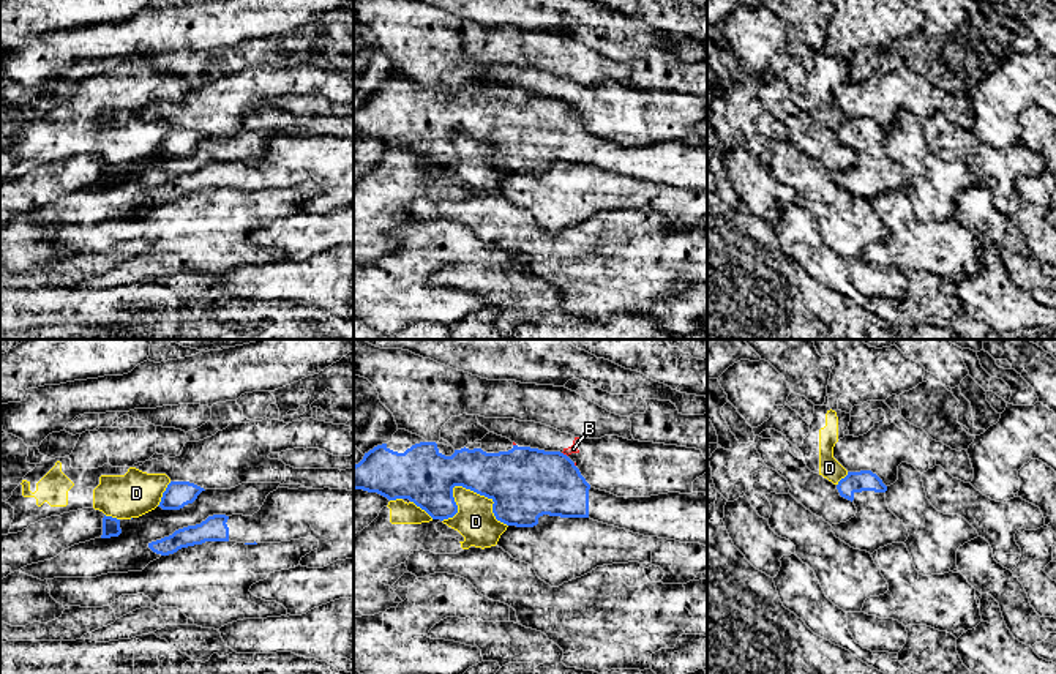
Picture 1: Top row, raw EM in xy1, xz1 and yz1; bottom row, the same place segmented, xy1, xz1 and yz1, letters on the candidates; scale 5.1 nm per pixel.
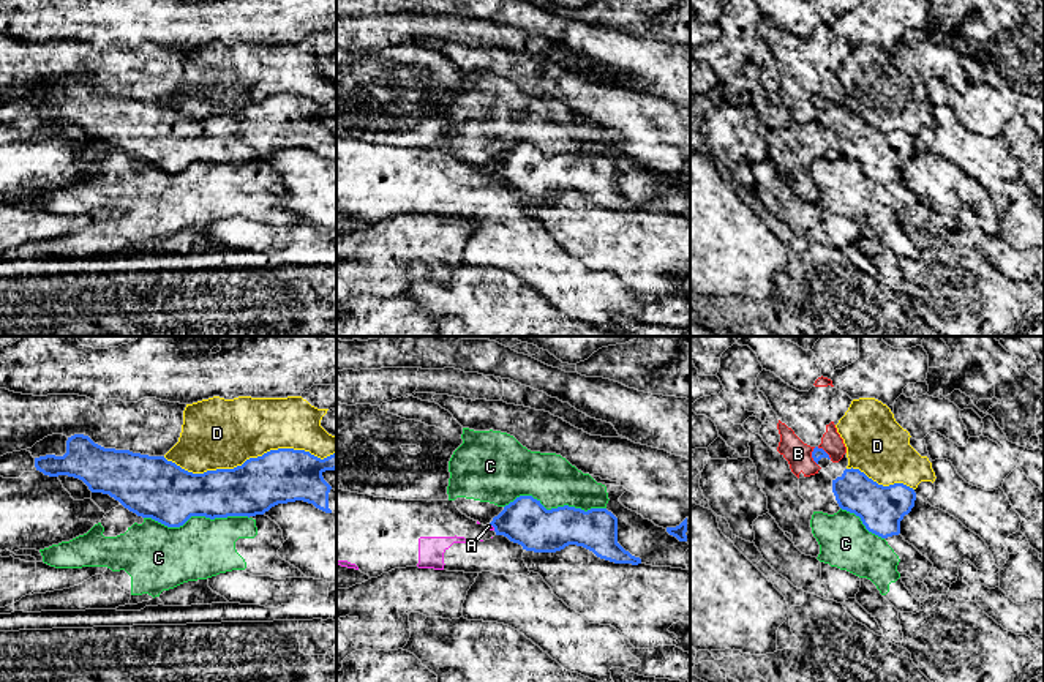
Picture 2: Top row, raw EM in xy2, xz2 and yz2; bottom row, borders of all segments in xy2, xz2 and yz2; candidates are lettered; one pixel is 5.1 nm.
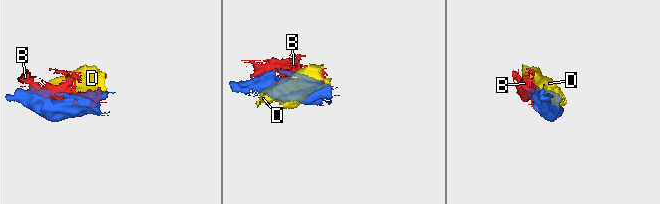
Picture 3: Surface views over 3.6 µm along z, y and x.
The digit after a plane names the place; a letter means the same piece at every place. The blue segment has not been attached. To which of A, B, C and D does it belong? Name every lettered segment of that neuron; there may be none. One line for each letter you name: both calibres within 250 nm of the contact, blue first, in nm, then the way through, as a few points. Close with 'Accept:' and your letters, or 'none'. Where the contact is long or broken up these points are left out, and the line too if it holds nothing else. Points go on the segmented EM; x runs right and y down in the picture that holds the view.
Accept: none

